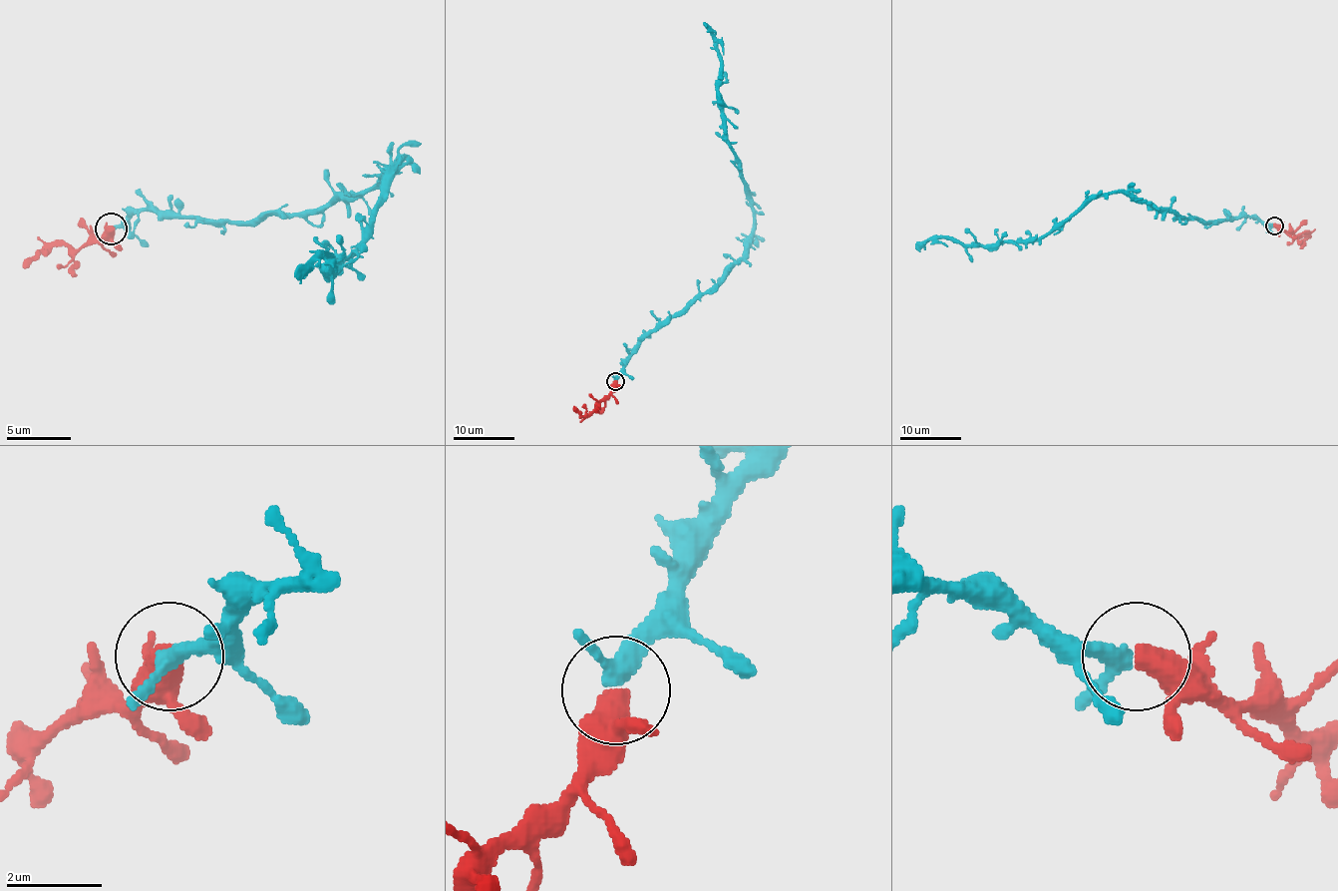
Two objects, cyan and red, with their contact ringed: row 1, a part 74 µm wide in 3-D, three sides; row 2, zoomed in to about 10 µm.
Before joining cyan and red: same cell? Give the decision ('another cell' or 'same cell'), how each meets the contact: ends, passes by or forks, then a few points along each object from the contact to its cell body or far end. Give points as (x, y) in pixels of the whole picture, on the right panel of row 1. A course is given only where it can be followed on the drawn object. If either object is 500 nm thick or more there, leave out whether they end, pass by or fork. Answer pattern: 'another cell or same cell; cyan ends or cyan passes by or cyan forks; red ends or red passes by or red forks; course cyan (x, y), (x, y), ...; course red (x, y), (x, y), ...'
same cell; course cyan (1272, 225), (1246, 217), (1183, 220), (1121, 192), (1091, 195), (1034, 239), (985, 245), (932, 237), (915, 248); course red (1274, 225), (1280, 225), (1286, 231), (1308, 234), (1299, 244)

